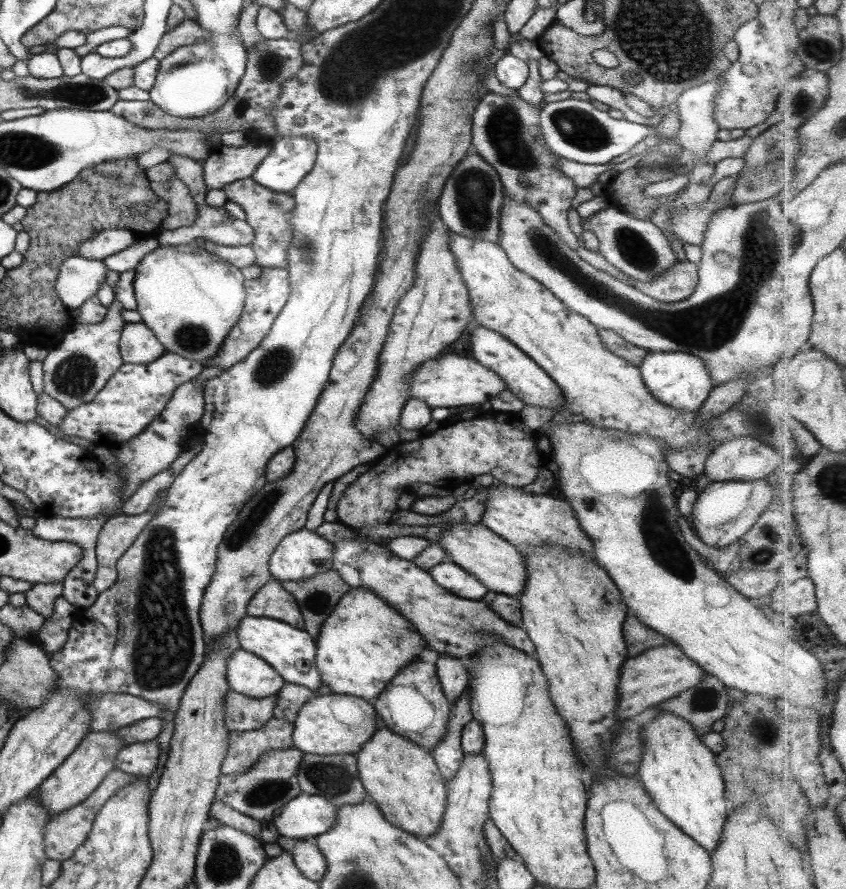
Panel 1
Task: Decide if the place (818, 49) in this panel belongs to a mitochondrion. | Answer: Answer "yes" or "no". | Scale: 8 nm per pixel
yes

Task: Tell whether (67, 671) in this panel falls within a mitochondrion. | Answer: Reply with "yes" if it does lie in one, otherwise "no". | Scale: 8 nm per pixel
no

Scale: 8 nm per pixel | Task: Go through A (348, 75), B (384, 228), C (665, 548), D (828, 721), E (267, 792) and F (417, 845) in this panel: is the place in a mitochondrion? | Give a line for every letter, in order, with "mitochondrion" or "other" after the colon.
A: mitochondrion
B: other
C: mitochondrion
D: other
E: mitochondrion
F: other

